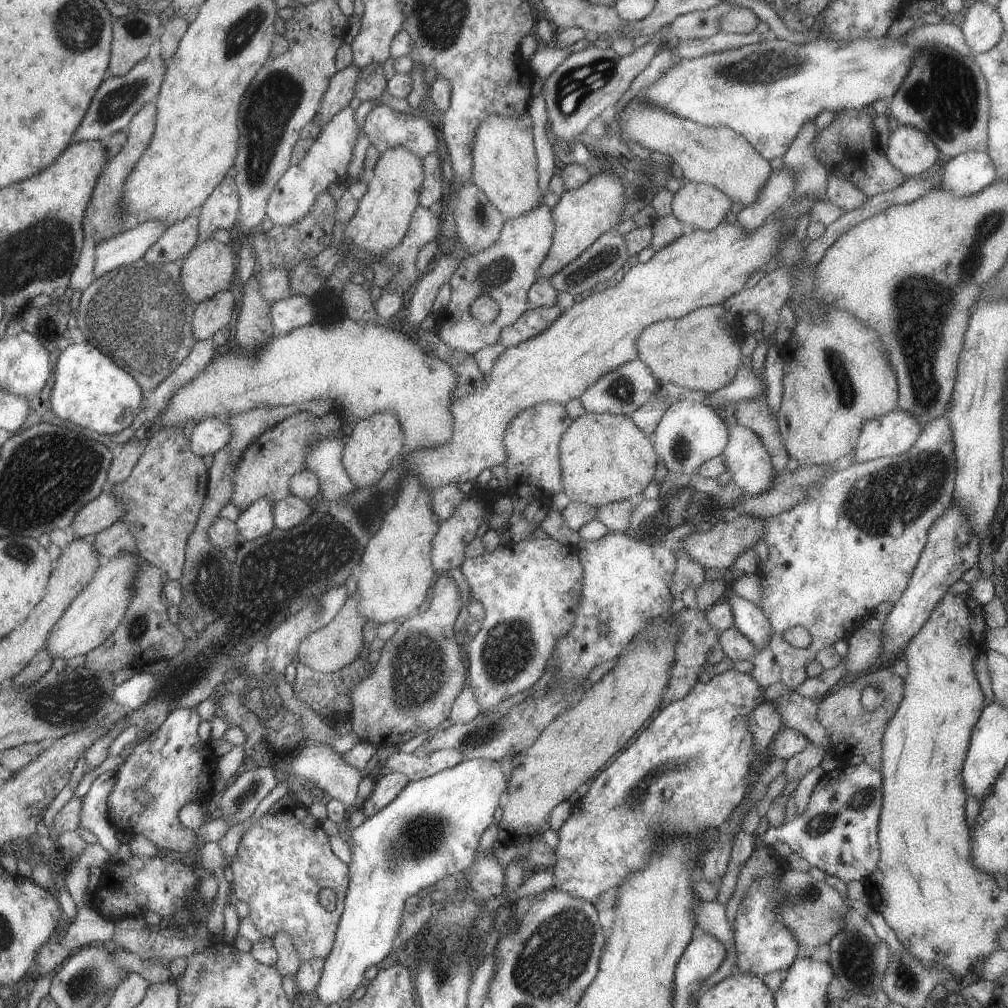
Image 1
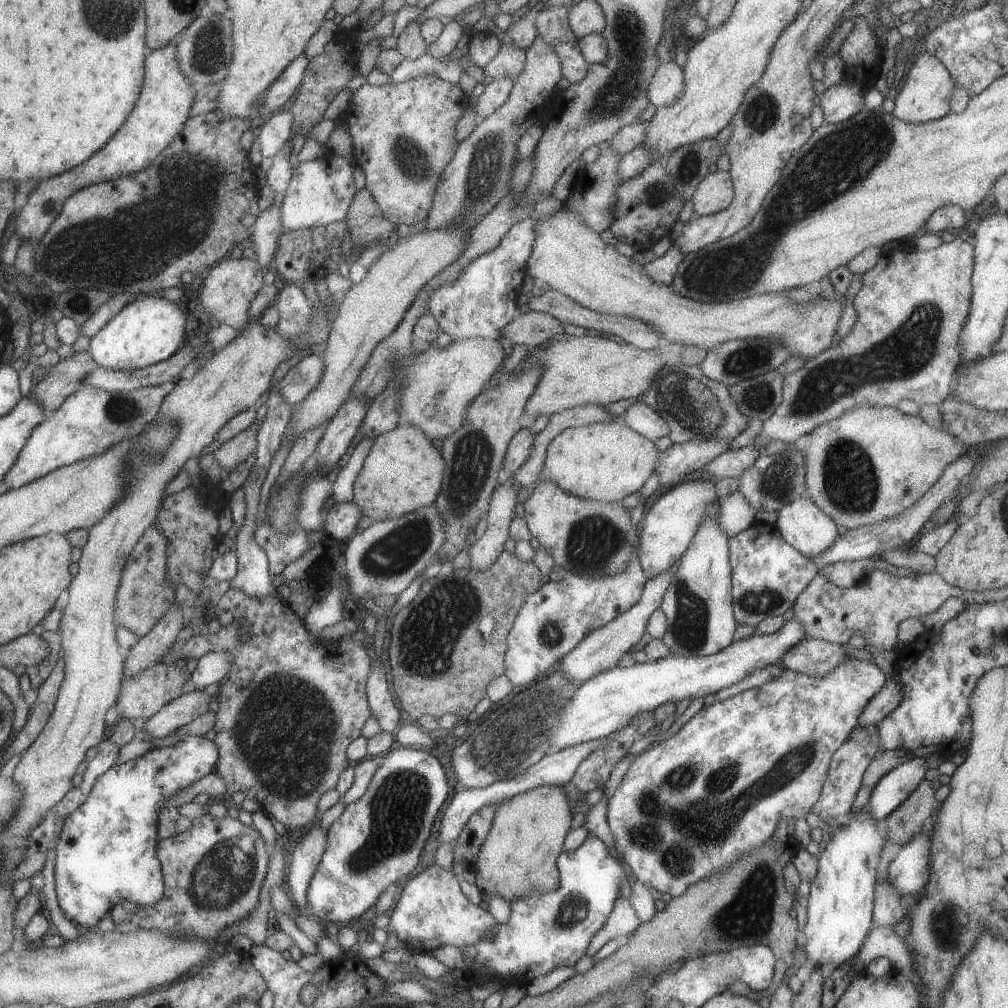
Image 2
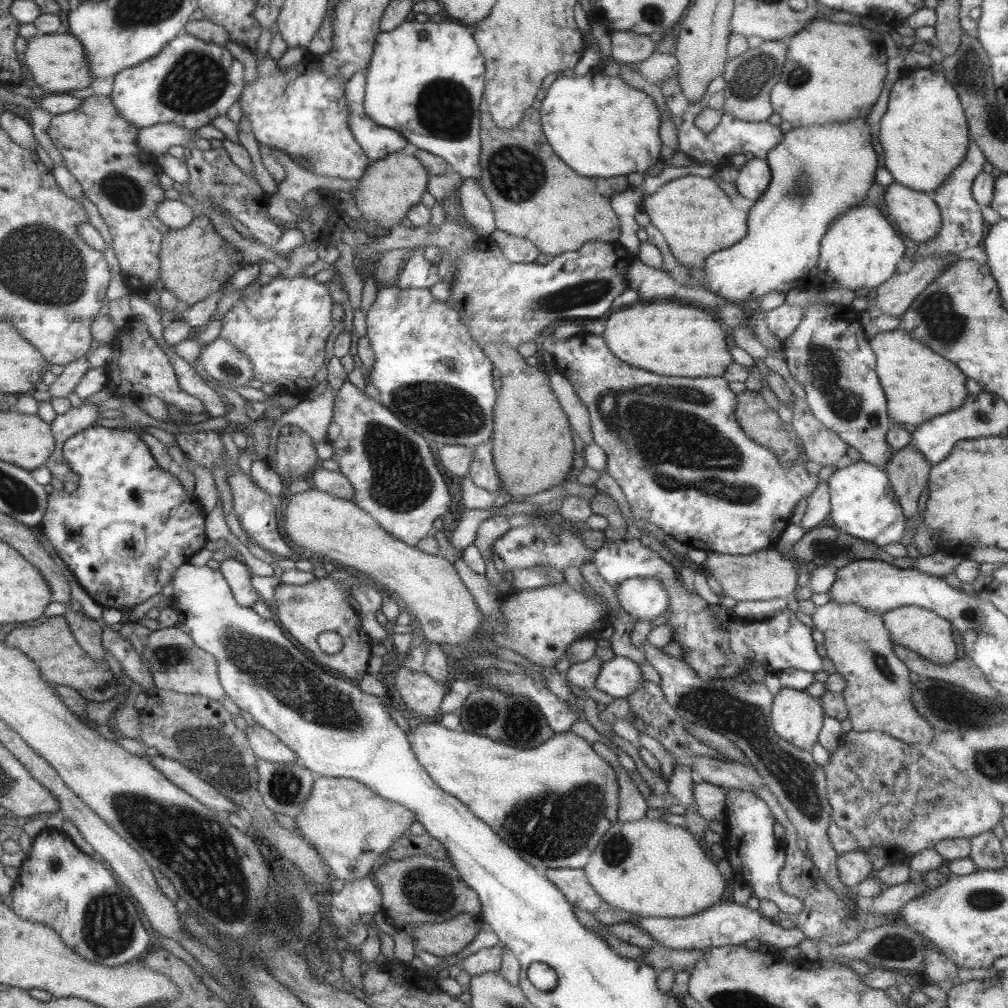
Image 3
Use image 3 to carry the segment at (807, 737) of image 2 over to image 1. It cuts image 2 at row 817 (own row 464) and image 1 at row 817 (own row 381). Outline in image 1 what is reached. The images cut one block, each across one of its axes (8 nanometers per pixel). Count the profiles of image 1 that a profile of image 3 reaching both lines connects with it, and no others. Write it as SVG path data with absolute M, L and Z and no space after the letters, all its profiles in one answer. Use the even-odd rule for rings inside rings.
M729 669L713 674L706 684L697 681L689 694L660 709L635 742L595 775L587 793L571 808L571 816L556 830L558 845L554 848L556 862L551 868L552 888L571 898L595 902L601 893L618 887L619 880L633 868L641 868L659 836L673 830L695 836L706 828L719 828L749 787L755 748L747 730L748 715L764 702L764 690L749 674Z

